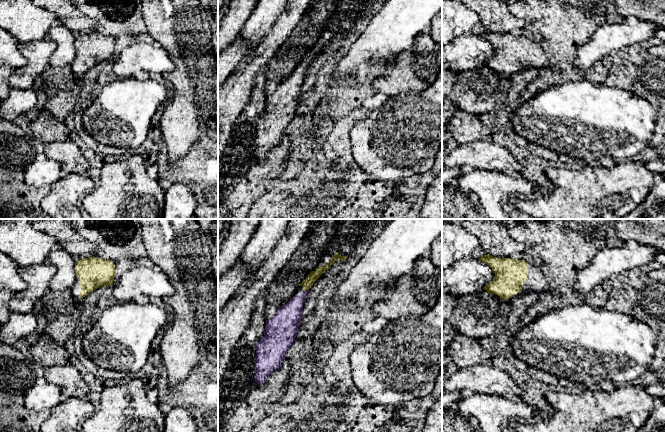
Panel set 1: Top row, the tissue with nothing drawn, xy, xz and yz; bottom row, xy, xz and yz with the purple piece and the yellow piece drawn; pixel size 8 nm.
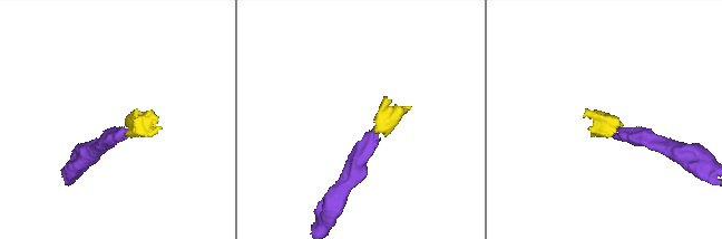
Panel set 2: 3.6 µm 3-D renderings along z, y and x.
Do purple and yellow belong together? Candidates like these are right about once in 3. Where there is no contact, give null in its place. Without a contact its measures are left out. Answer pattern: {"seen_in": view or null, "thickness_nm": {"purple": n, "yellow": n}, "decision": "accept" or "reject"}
{"seen_in": "yz", "thickness_nm": {"purple": 20, "yellow": 260}, "decision": "accept"}

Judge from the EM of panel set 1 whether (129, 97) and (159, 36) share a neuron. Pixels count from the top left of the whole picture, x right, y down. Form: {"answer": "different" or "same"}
{"answer": "different"}

